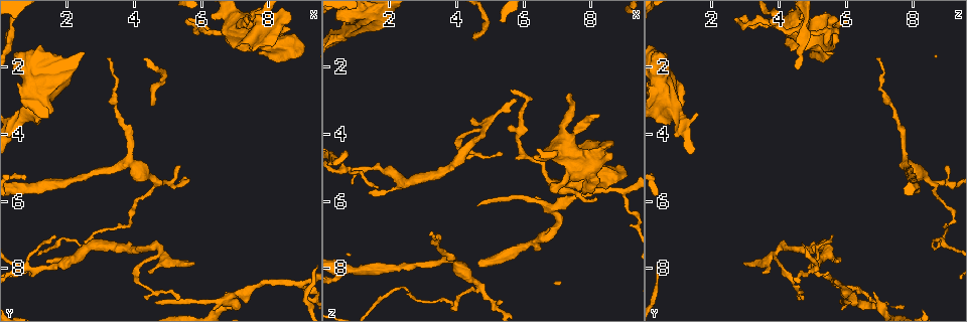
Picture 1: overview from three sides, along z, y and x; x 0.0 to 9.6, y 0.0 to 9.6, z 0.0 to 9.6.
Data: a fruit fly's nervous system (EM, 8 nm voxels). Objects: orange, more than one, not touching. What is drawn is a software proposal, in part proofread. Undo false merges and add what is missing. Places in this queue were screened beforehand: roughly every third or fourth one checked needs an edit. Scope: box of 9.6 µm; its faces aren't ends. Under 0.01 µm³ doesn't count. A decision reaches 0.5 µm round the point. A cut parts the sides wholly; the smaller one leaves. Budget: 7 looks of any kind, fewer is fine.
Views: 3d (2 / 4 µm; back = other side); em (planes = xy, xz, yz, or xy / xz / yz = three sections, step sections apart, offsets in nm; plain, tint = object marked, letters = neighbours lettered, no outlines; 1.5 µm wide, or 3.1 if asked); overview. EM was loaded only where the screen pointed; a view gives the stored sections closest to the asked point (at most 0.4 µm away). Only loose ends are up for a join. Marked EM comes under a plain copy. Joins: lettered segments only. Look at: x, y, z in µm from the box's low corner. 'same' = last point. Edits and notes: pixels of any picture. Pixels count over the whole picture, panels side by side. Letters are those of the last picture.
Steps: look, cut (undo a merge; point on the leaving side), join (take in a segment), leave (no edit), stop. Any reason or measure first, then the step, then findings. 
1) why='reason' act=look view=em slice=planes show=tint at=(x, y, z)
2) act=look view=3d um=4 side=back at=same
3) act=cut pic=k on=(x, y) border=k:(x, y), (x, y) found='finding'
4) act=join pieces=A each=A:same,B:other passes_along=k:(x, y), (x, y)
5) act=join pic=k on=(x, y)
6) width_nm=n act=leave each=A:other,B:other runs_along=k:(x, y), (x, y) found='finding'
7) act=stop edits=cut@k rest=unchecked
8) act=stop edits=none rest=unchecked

why='abrupt turn' act=look view=em slice=xz step=8 show=letters at=(6.85, 8.95, 6.30)

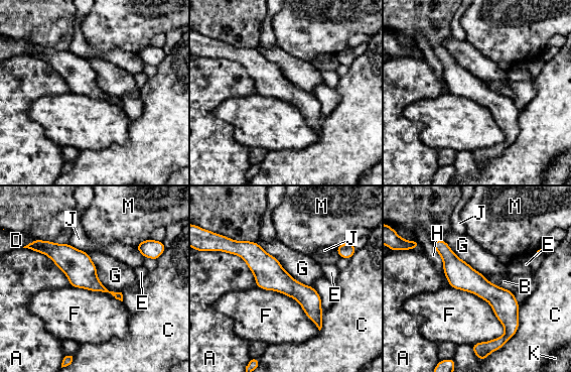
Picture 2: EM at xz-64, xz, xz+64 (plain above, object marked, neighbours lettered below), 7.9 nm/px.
longest_contact=F:600nm act=leave each=A:other,B:other,C:other,D:other,E:other,F:other,G:other,H:other,J:other,K:other,M:other runs_along=2:(437, 242), (507, 312), (510, 333) found='all the same cell'

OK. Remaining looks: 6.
act=look view=3d um=2 at=(5.75, 7.90, 3.10)

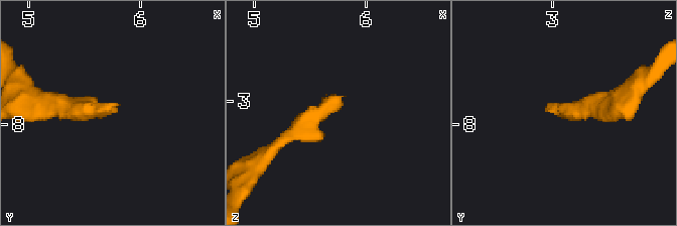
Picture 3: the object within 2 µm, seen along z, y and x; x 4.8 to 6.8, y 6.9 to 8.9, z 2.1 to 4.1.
why='now the EM' act=look view=em slice=planes show=letters at=(5.78, 7.90, 3.04)

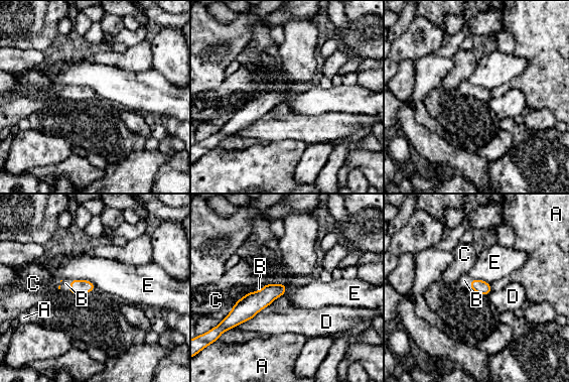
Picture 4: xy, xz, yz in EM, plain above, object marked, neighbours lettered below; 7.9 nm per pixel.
width_nm=110 act=join pieces=B each=A:other,B:same,C:other,D:other,E:other passes_along=4:(77, 286), (70, 285), (65, 283) found='it goes on there'

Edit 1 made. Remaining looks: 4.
why='redraw' act=look view=overview

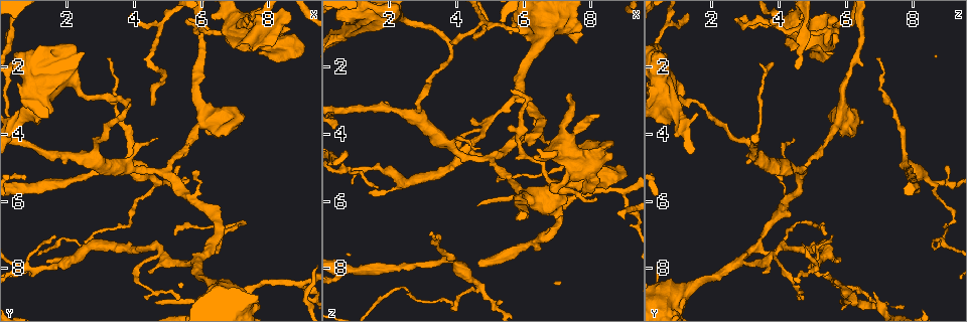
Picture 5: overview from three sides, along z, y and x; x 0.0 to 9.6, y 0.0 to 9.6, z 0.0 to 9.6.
why='an open end' act=look view=3d um=4 at=(4.55, 3.10, 1.15)

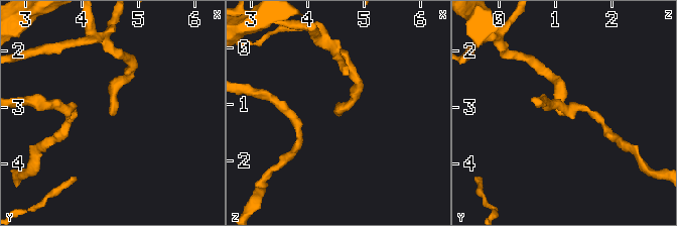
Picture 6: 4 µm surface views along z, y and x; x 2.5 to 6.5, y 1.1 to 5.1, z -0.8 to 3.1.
act=look view=em slice=xz step=4 show=letters at=(4.60, 3.15, 1.15)

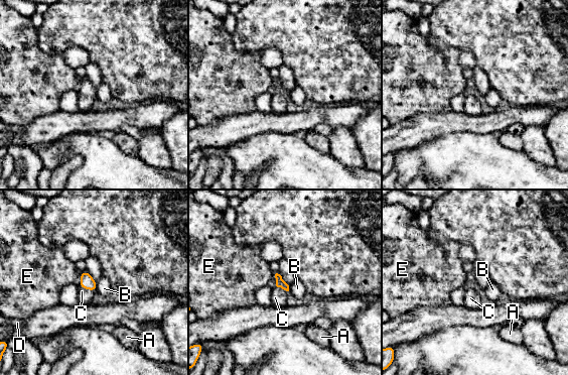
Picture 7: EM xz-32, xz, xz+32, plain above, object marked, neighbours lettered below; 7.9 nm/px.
why='cut it another way' act=look view=em slice=planes show=letters at=same

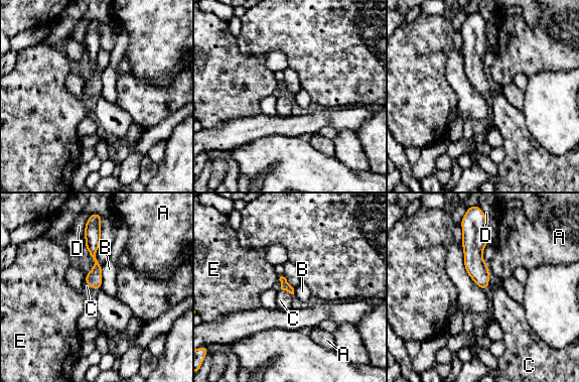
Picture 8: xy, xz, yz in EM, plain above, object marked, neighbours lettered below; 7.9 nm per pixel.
longest_contact=B:180nm act=join pieces=C each=A:other,B:other,C:same,D:other,E:other passes_along=8:(285, 285), (286, 290), (284, 299) found='the cell continues'

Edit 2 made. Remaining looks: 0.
act=stop edits=join@4,join@8 rest=unchecked

